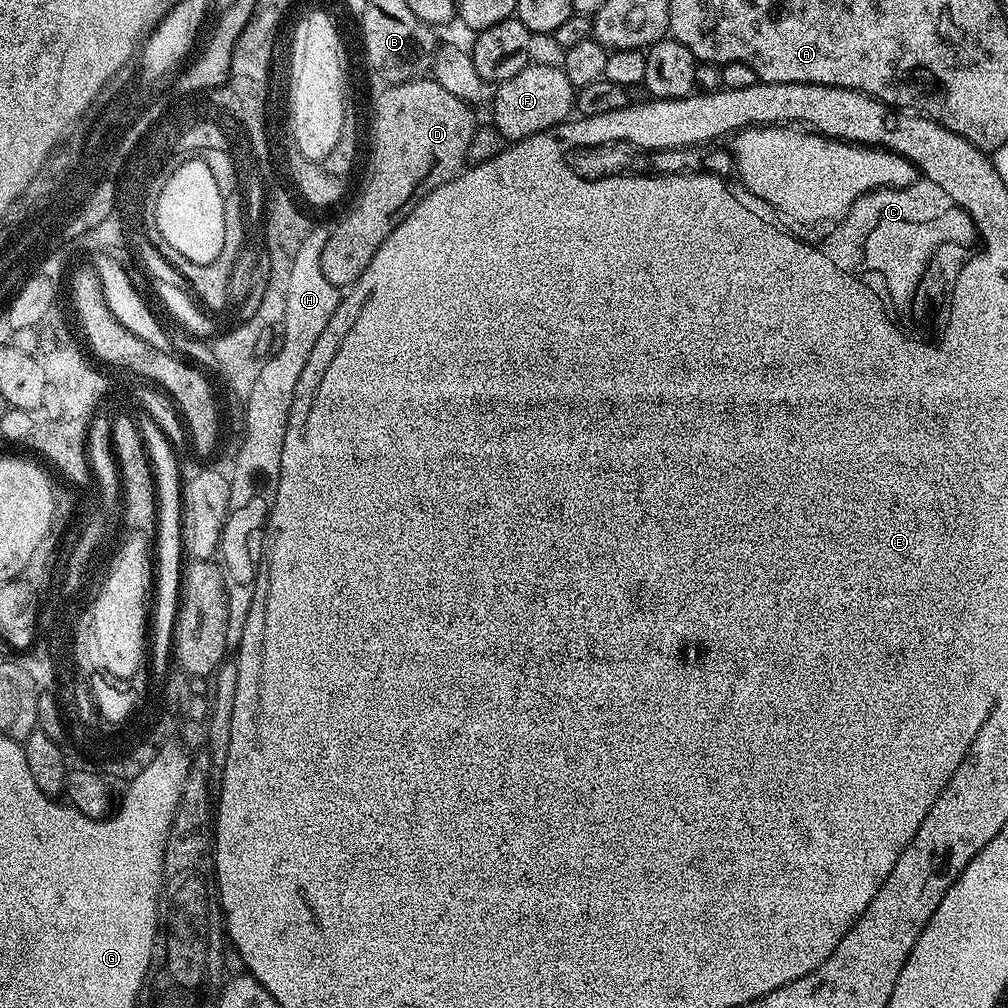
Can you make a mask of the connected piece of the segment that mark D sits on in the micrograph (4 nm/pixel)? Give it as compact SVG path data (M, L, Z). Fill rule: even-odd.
M436 79L428 84L411 84L407 82L398 88L396 91L388 92L387 96L384 96L383 100L380 100L380 112L377 115L378 119L378 178L373 182L372 187L368 189L368 194L364 196L364 199L356 200L353 203L353 208L349 210L344 216L344 221L335 229L334 227L329 231L328 241L323 250L322 256L322 272L326 274L326 278L330 278L330 282L335 288L341 290L347 290L355 284L357 278L370 266L370 262L376 258L376 255L382 251L386 238L392 236L394 229L399 228L402 221L408 219L408 215L415 212L416 207L422 204L427 196L432 195L432 192L436 188L443 188L452 180L456 179L458 173L465 167L467 161L467 151L470 150L471 139L474 138L474 134L478 127L478 121L473 109L462 98L454 98L454 94L450 94L450 90L446 90L441 86Z

